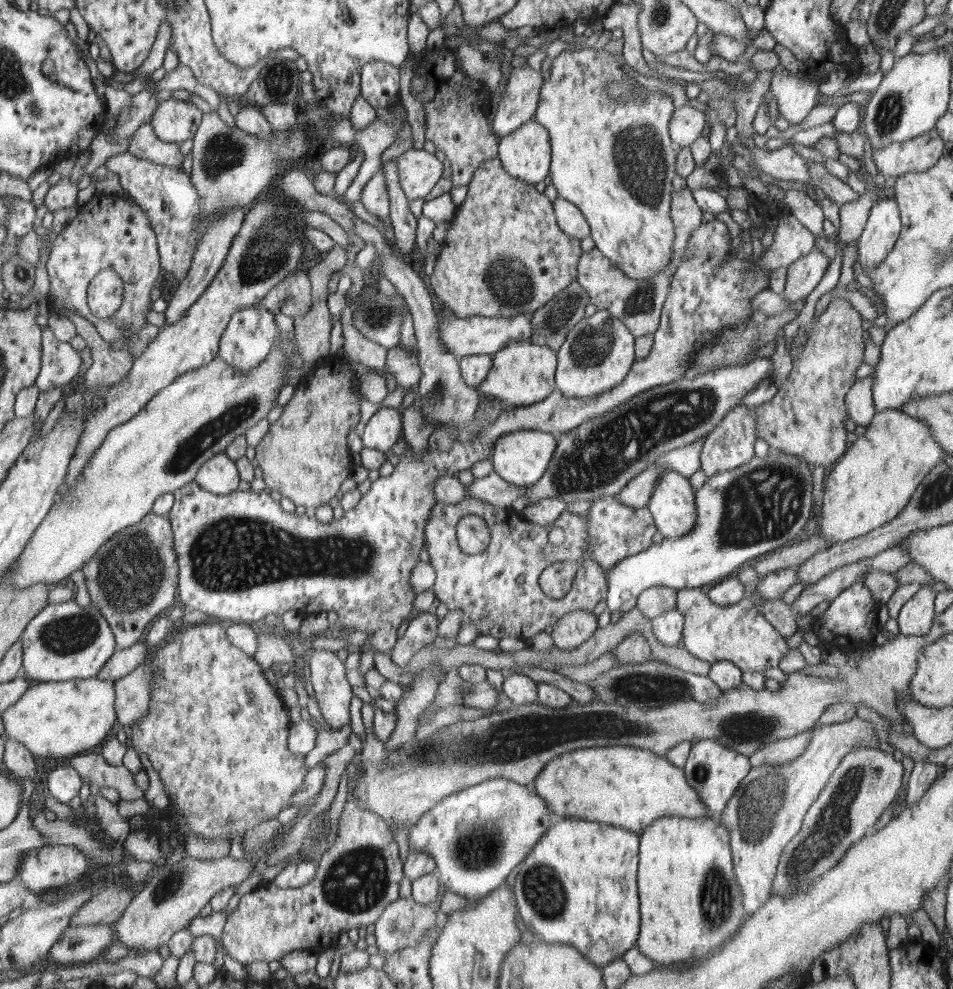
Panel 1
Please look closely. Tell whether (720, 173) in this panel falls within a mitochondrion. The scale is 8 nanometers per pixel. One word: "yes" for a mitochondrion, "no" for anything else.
yes

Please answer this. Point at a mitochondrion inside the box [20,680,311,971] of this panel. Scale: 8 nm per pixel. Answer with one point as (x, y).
(168, 886)

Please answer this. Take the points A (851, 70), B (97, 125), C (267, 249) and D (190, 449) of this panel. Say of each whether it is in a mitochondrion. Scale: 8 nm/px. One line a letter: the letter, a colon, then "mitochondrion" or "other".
A: other
B: other
C: mitochondrion
D: mitochondrion

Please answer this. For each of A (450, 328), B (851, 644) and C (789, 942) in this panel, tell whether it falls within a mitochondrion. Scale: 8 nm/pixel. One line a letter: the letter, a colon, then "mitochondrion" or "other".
A: other
B: other
C: other

